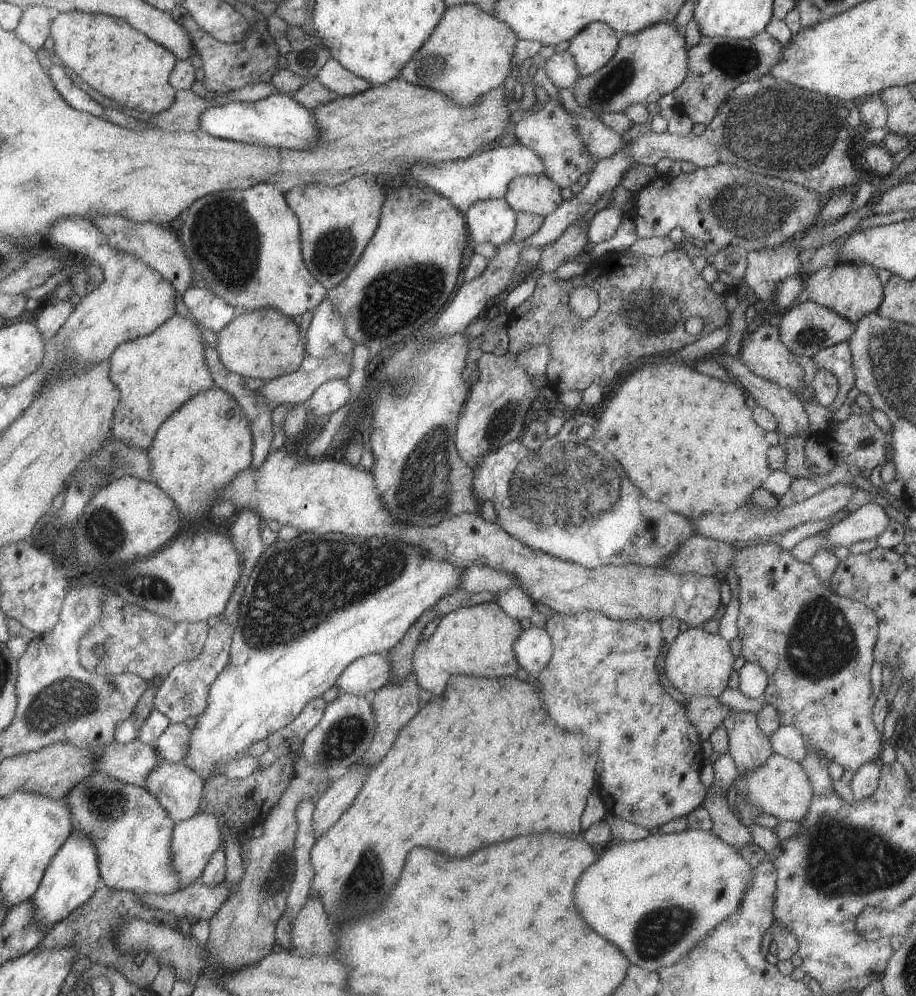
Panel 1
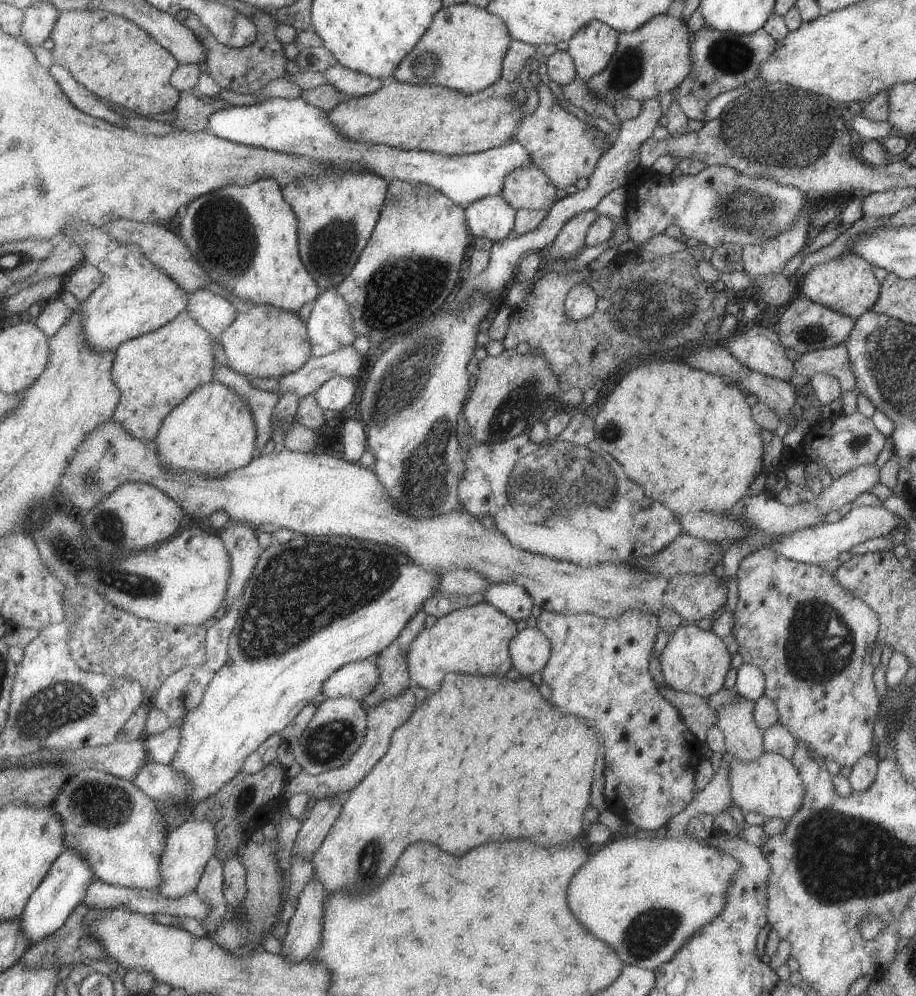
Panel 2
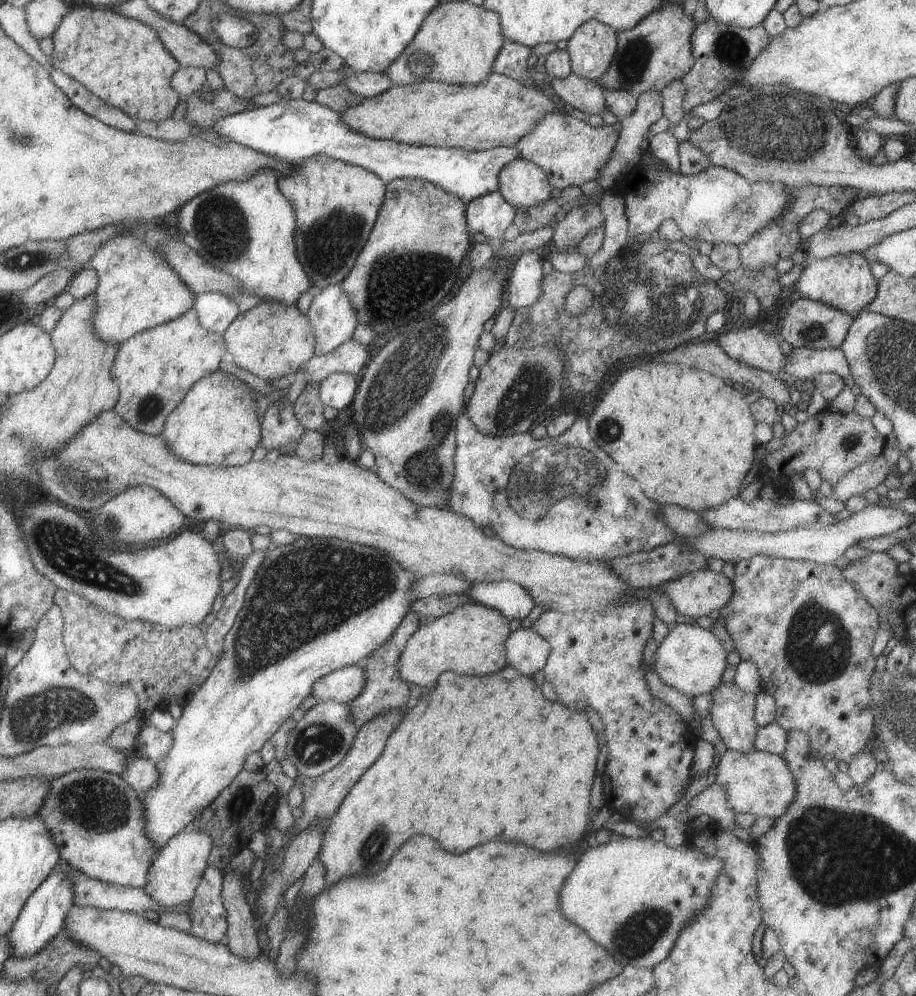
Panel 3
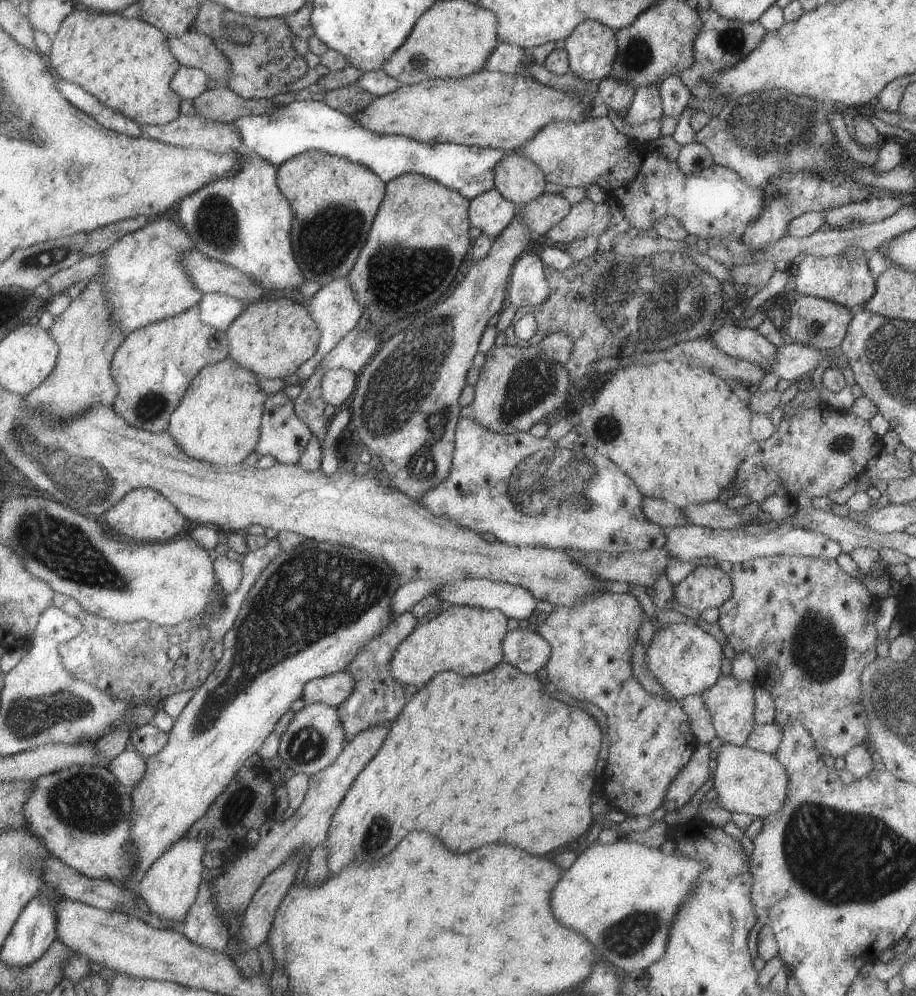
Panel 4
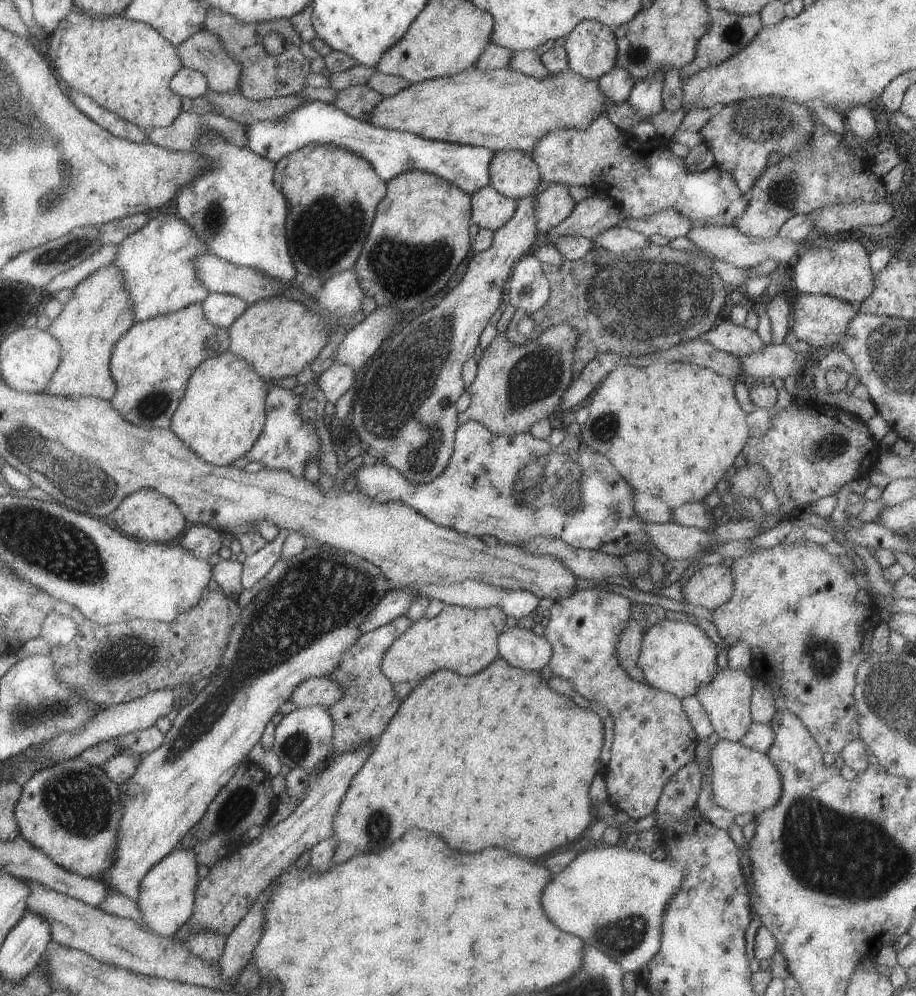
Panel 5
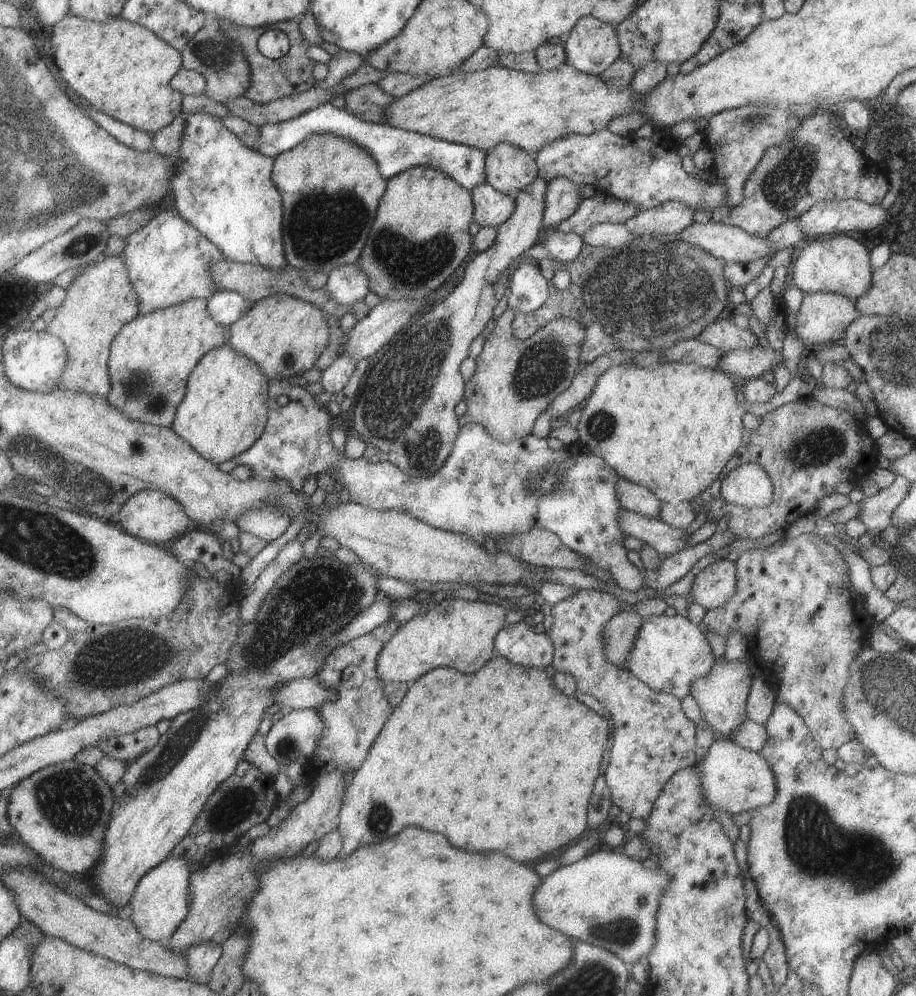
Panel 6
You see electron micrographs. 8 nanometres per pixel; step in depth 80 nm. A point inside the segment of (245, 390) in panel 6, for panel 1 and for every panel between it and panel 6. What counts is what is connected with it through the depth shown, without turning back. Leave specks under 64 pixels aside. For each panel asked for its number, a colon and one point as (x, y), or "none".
1: (201, 447)
2: (211, 430)
3: (216, 424)
4: (217, 421)
5: (221, 414)

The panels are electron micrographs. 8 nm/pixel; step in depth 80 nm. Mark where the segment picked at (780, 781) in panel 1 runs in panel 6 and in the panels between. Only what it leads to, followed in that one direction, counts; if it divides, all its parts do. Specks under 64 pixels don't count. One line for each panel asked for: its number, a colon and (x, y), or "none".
2: (769, 785)
3: (756, 782)
4: (751, 782)
5: (743, 781)
6: (732, 779)

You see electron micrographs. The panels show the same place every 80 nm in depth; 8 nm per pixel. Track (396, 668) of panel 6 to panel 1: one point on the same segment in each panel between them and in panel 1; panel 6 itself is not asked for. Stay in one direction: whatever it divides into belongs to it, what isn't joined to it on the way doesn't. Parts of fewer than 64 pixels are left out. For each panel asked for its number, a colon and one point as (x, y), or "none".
1: (477, 641)
2: (474, 640)
3: (470, 640)
4: (467, 641)
5: (465, 640)

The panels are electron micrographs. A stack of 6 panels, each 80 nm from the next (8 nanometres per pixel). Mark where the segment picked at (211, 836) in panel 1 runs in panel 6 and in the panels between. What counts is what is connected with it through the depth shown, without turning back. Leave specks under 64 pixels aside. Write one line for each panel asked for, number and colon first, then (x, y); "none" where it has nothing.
2: (188, 847)
3: (175, 871)
4: (168, 888)
5: (165, 900)
6: (158, 904)

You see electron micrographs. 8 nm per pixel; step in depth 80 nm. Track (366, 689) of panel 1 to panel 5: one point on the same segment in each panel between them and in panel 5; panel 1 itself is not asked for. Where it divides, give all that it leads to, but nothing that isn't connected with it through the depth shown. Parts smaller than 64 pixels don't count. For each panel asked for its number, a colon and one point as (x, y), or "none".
2: (353, 680)
3: (342, 685)
4: (332, 689)
5: (320, 691)

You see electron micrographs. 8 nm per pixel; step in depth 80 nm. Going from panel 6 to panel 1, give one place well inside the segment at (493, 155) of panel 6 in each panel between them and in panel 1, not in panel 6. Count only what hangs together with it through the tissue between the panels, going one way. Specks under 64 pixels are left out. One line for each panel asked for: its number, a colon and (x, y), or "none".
1: (537, 194)
2: (526, 187)
3: (521, 183)
4: (517, 179)
5: (513, 173)

